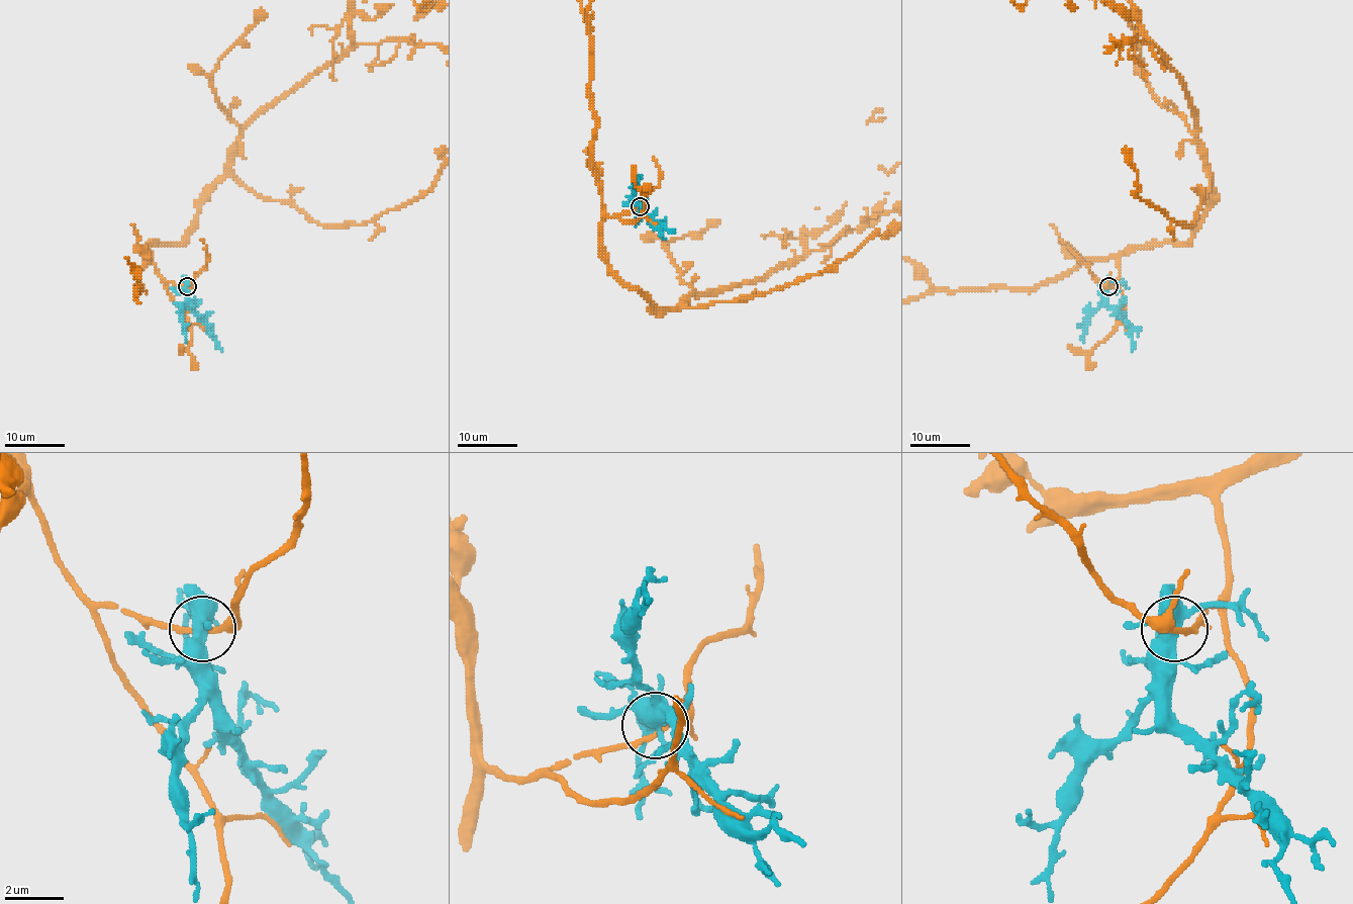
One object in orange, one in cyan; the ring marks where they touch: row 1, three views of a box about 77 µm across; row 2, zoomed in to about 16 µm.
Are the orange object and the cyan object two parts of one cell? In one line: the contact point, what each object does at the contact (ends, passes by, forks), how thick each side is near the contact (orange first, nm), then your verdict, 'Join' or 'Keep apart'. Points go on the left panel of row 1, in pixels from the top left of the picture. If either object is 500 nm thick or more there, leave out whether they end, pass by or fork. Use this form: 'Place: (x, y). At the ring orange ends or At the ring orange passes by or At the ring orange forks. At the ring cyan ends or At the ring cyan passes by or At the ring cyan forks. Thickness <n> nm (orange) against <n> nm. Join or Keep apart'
Place: (187, 286). At the ring orange passes by. At the ring cyan forks. Thickness 200 nm (orange) against 440 nm. Keep apart

